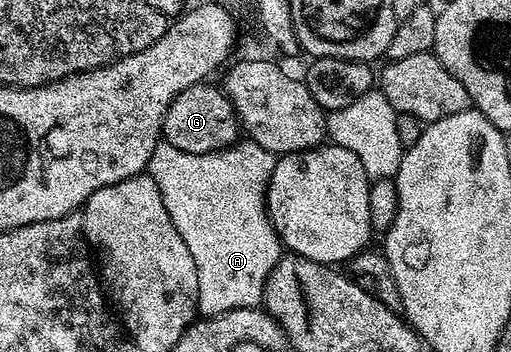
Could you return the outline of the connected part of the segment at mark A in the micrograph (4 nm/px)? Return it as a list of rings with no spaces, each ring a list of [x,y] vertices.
[[[163,141],[157,143],[154,153],[150,153],[150,161],[146,168],[146,174],[158,185],[158,193],[162,193],[162,201],[166,205],[166,213],[170,213],[170,221],[174,221],[174,229],[186,241],[186,249],[190,249],[190,257],[194,257],[194,269],[198,269],[198,293],[196,305],[199,314],[204,317],[221,315],[230,309],[246,309],[247,307],[260,307],[264,301],[264,286],[274,269],[278,265],[282,254],[280,236],[272,228],[272,222],[268,216],[268,179],[274,173],[274,165],[278,156],[262,149],[251,141],[240,141],[230,147],[223,147],[220,151],[210,153],[182,153],[182,149],[174,149],[174,145]]]

